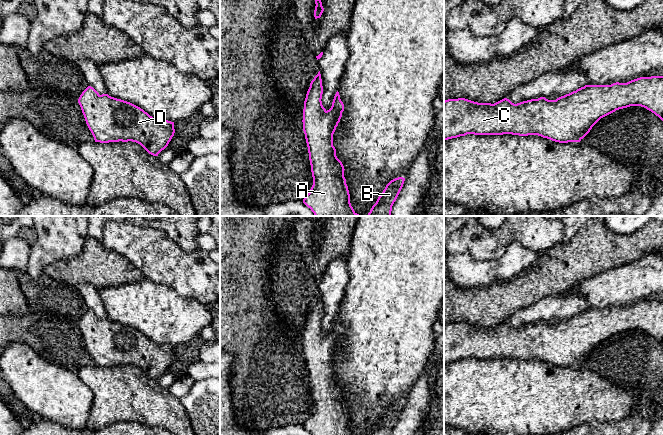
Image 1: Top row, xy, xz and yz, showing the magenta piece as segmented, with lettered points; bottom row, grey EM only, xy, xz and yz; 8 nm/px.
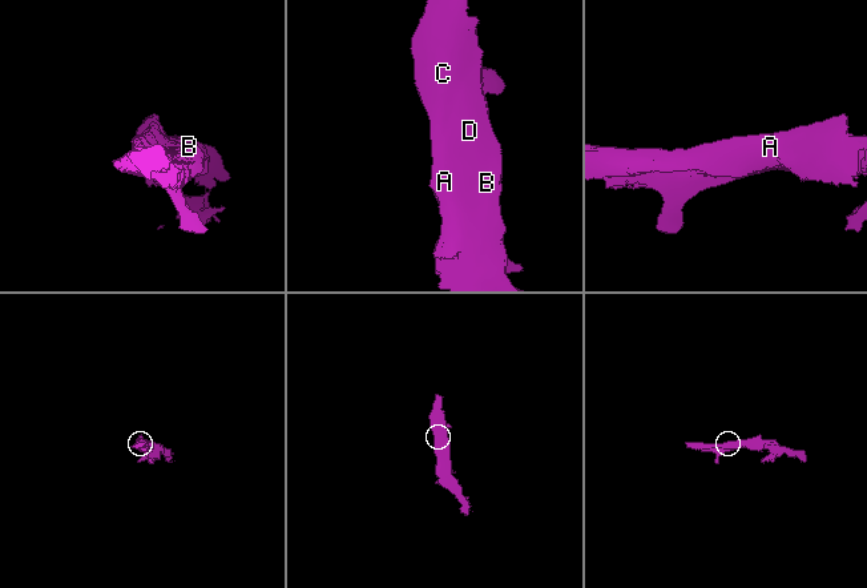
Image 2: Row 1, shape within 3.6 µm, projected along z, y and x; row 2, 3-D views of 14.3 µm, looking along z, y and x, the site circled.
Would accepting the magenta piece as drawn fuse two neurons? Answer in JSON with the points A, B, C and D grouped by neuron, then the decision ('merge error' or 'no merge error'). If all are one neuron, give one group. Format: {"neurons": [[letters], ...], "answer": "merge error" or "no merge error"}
{"neurons": [["A", "B", "C", "D"]], "answer": "no merge error"}

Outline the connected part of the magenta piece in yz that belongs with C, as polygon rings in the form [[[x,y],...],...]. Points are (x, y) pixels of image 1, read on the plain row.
[[[663,300],[640,301],[627,307],[585,309],[556,324],[545,321],[517,328],[504,322],[494,328],[465,322],[444,325],[444,364],[474,359],[538,359],[559,367],[580,366],[603,341],[616,334],[641,330],[663,345]]]

